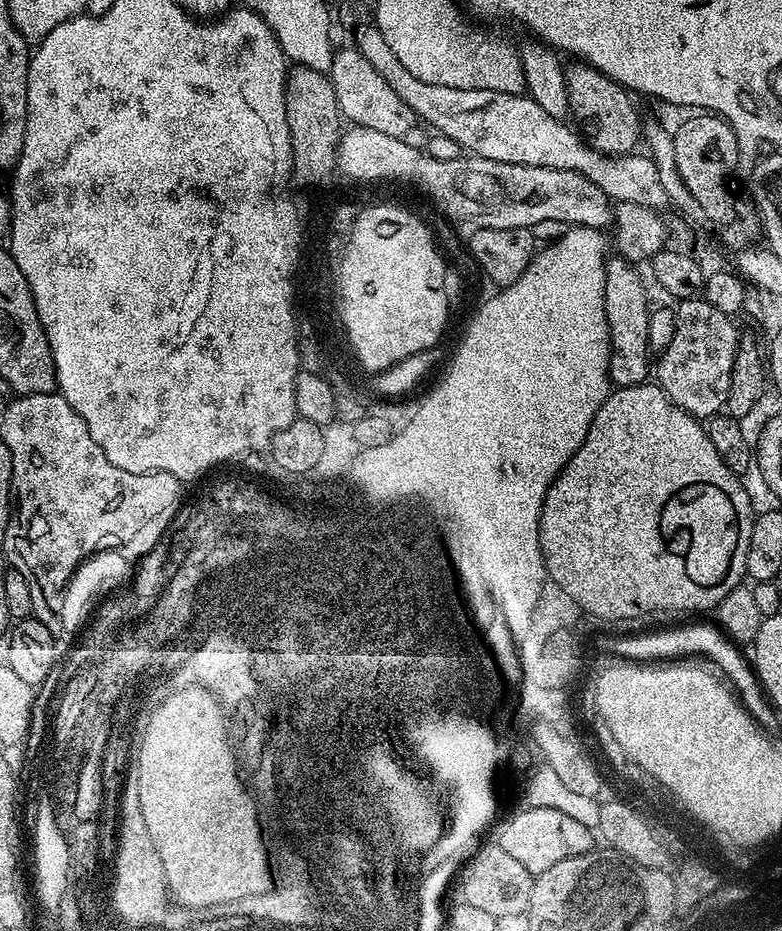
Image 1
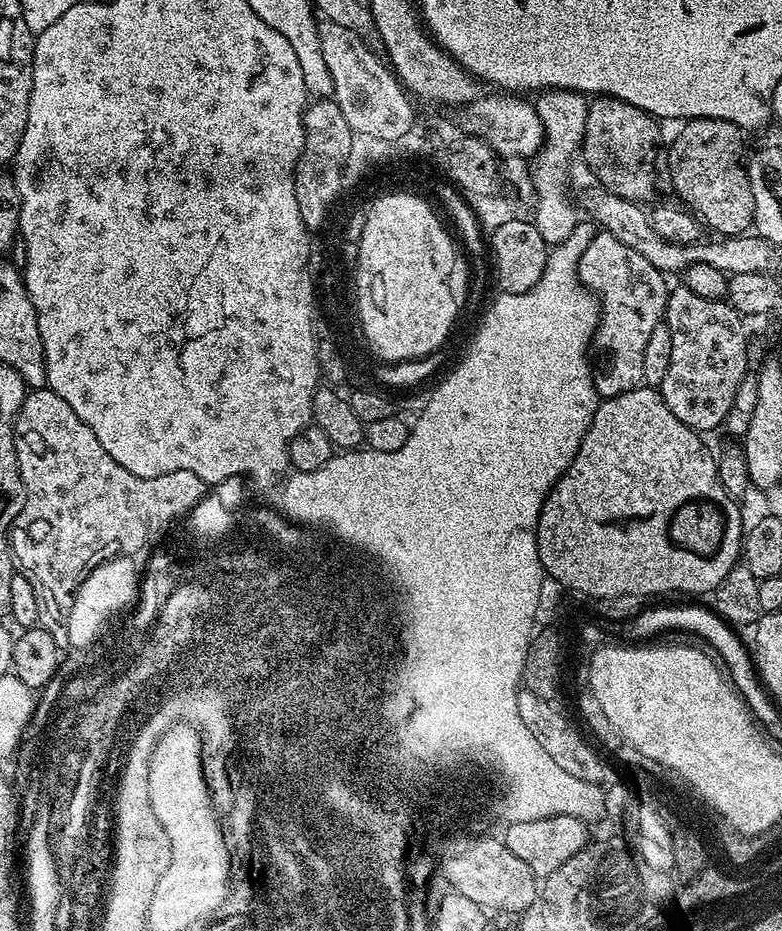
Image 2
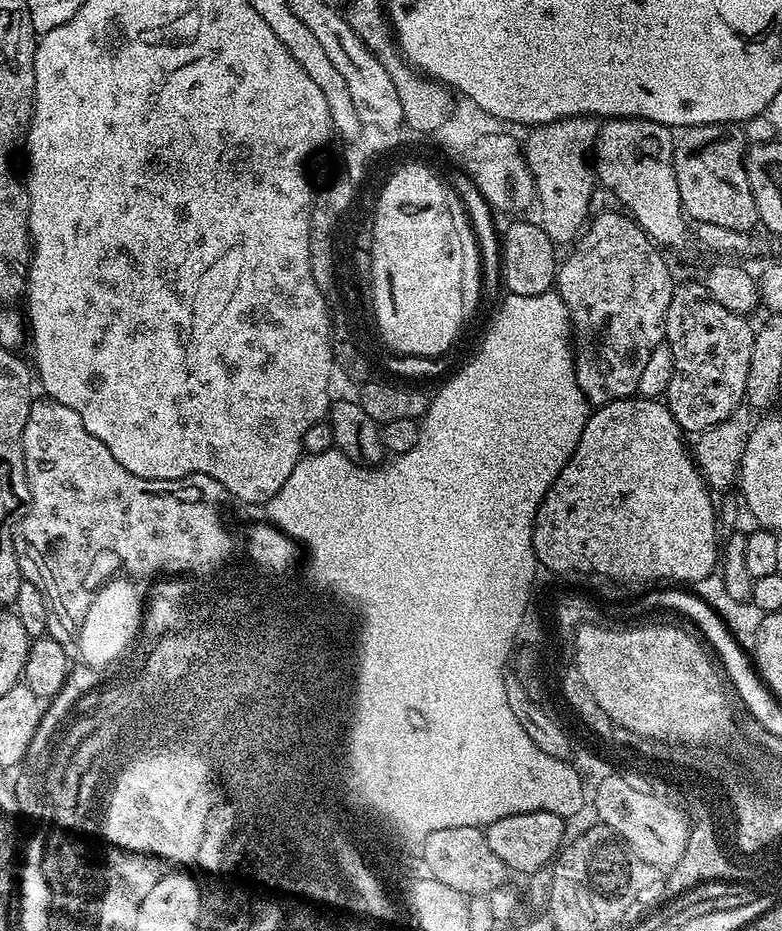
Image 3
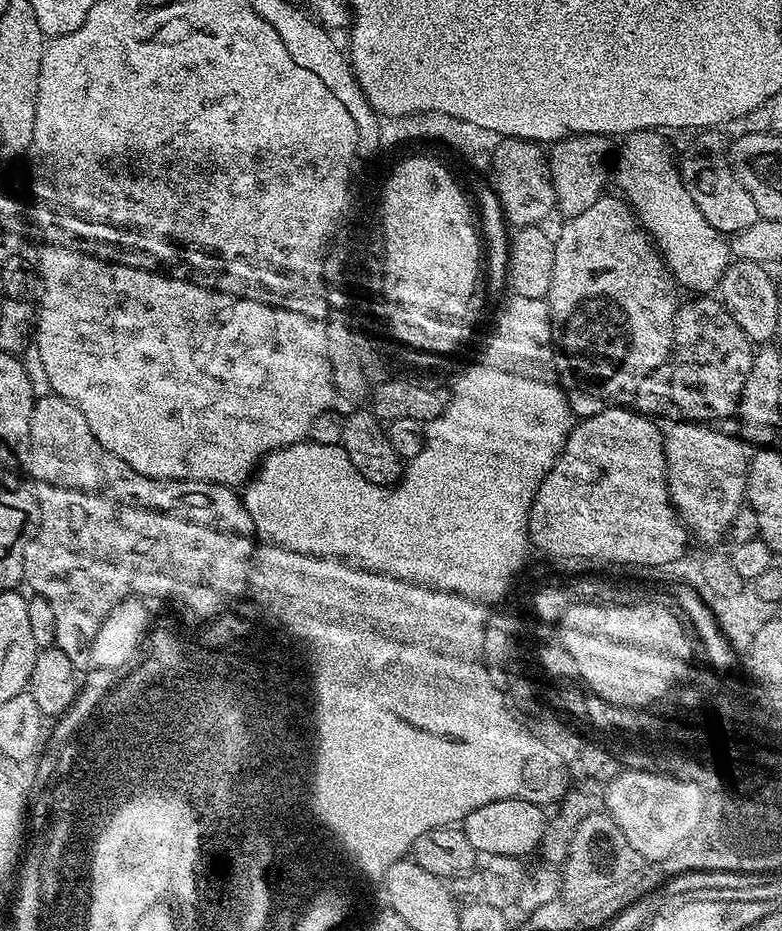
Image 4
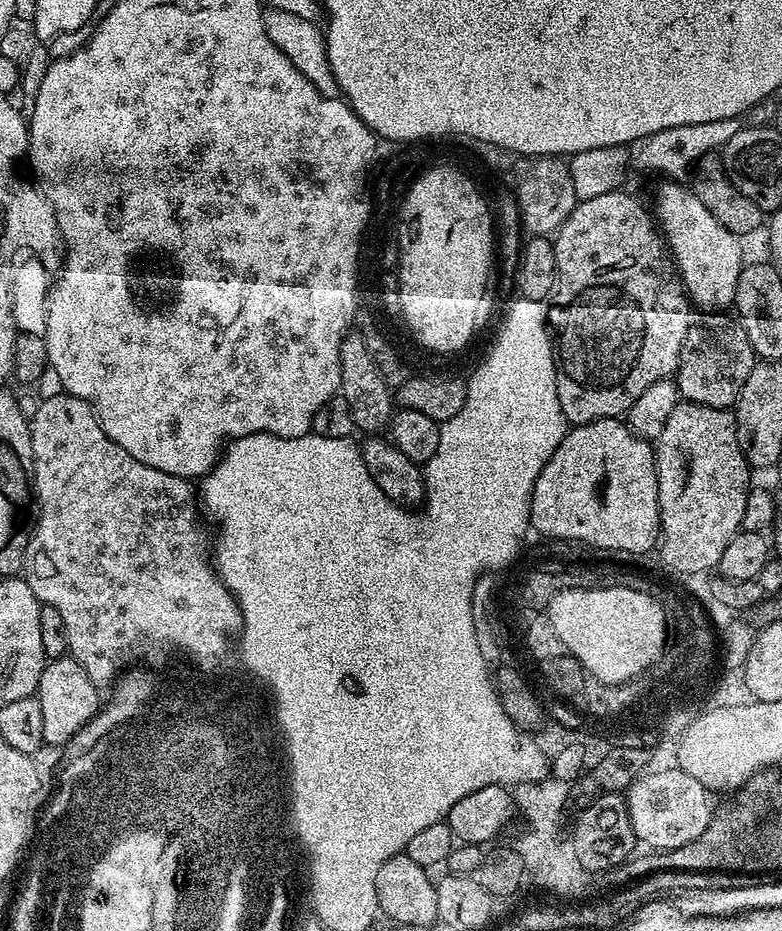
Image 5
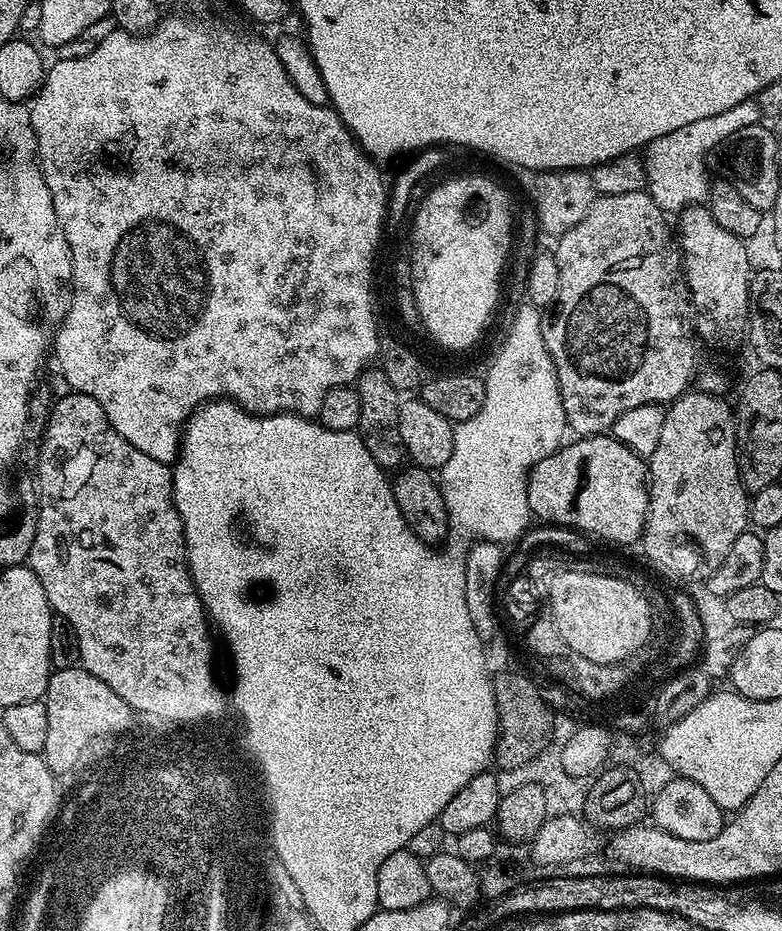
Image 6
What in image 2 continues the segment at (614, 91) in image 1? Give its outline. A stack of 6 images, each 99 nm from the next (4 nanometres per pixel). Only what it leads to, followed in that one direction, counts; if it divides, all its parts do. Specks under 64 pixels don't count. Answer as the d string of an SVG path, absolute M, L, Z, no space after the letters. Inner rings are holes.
M597 96L589 103L586 114L586 134L582 157L590 171L596 175L601 189L618 194L618 198L645 202L656 192L656 143L660 140L661 125L638 106L630 106L613 96Z

